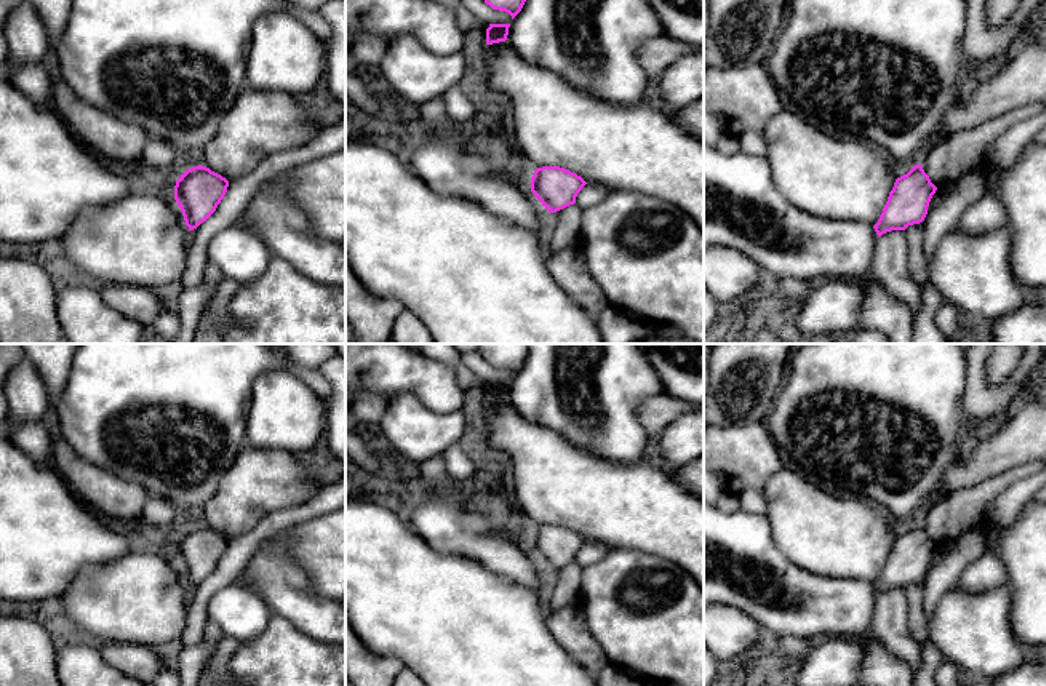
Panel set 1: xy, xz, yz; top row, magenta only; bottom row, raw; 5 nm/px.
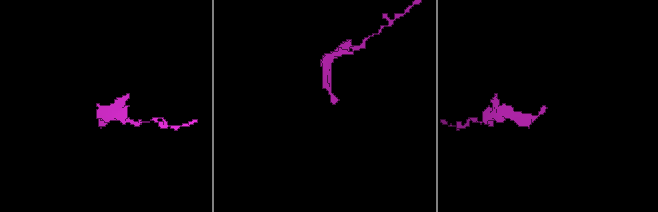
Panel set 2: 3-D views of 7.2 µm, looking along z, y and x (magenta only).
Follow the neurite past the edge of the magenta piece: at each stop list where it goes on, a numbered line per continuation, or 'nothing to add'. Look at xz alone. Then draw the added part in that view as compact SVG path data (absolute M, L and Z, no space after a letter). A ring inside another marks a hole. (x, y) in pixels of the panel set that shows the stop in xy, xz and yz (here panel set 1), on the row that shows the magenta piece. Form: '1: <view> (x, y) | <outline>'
nothing to add

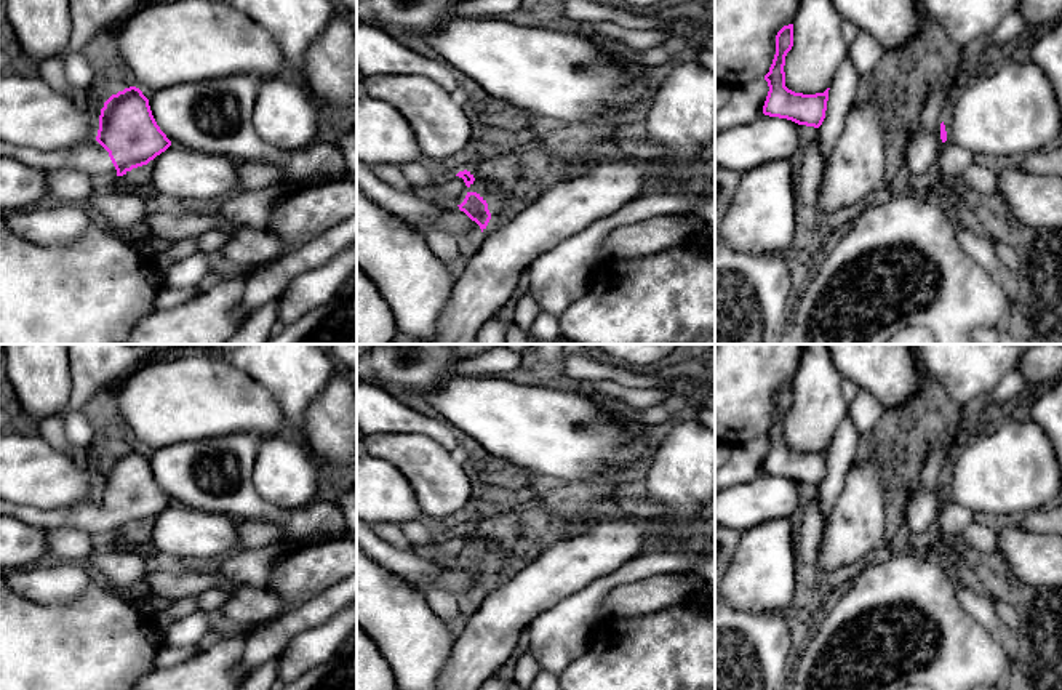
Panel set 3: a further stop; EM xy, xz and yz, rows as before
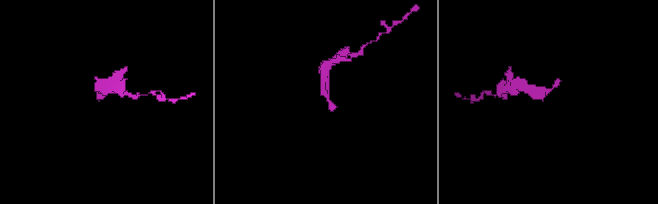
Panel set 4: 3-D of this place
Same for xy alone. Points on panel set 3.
1: xy (91, 157) | M0 141L0 157L45 171L61 168L80 170L90 175L96 183L117 178L117 170L109 152L98 141L82 142L53 152Z

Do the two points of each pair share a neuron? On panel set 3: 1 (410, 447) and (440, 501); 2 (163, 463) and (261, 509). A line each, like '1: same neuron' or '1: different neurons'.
1: same neuron
2: same neuron

